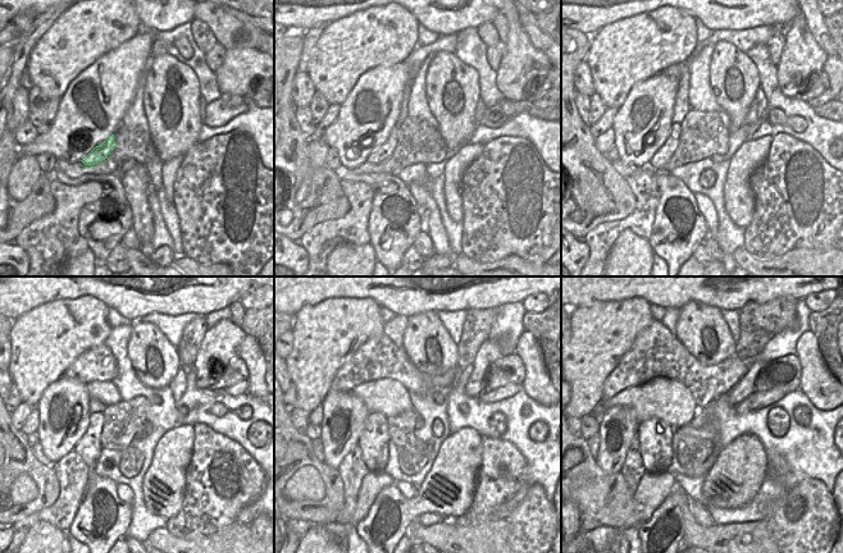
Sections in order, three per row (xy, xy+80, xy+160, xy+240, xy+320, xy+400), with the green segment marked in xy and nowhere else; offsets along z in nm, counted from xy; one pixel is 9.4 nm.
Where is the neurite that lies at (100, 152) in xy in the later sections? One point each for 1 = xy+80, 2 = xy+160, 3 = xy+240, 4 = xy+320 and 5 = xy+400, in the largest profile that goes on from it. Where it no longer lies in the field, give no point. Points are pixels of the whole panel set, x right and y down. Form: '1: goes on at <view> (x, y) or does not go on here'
1: goes on at xy+80 (383, 152)
2: goes on at xy+160 (661, 158)
3: goes on at xy+240 (89, 447)
4: goes on at xy+320 (373, 442)
5: goes on at xy+400 (655, 435)

